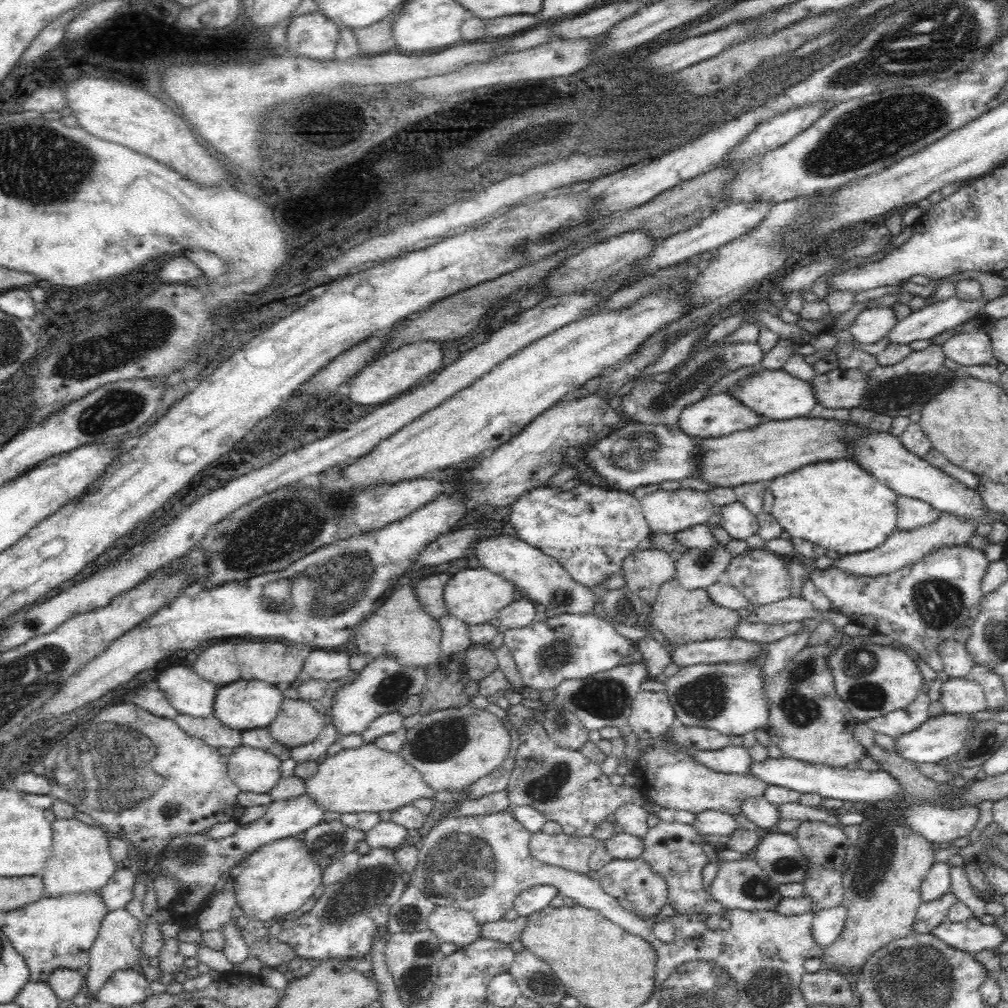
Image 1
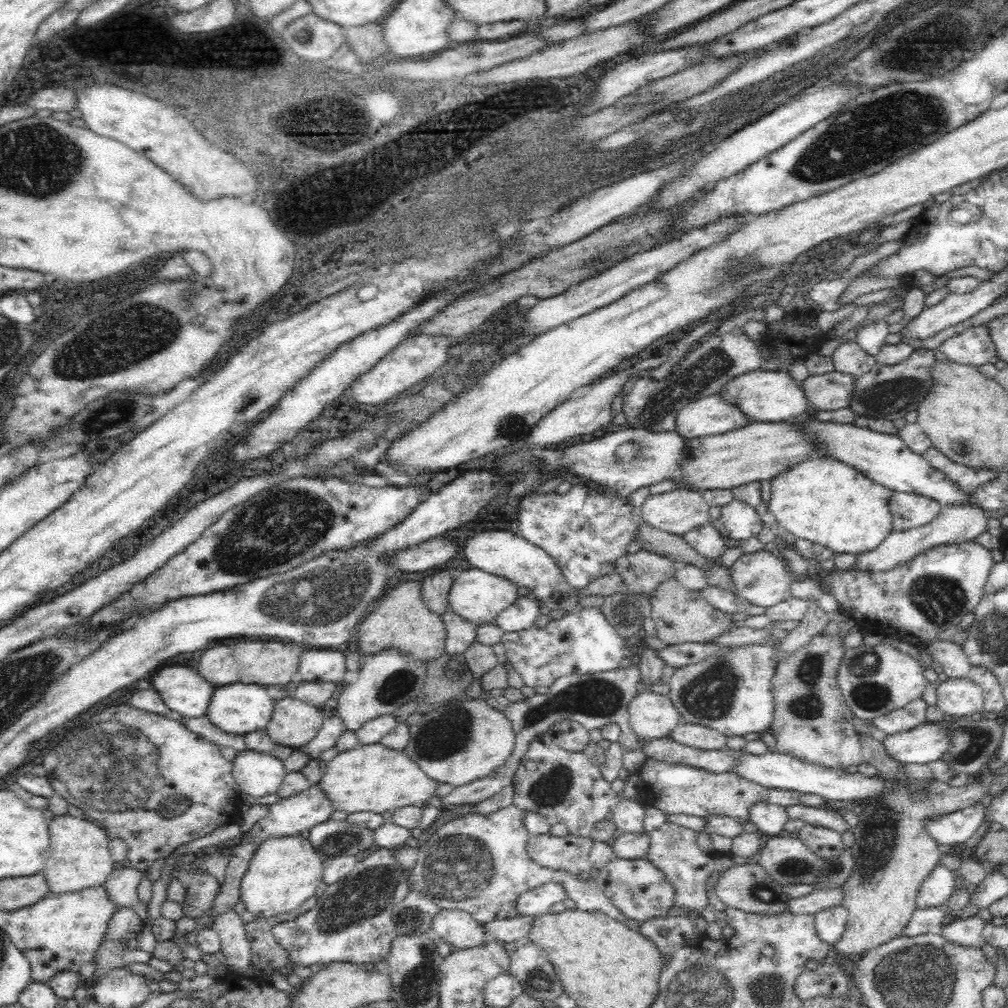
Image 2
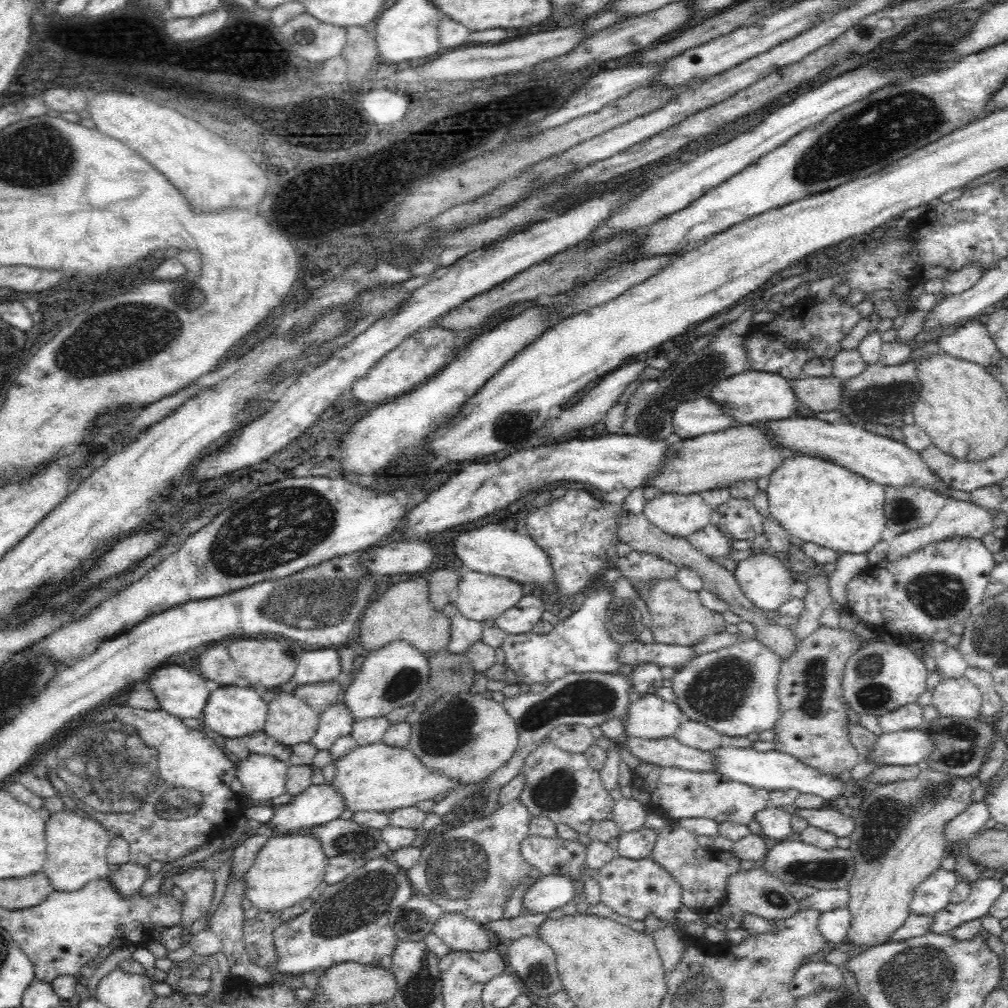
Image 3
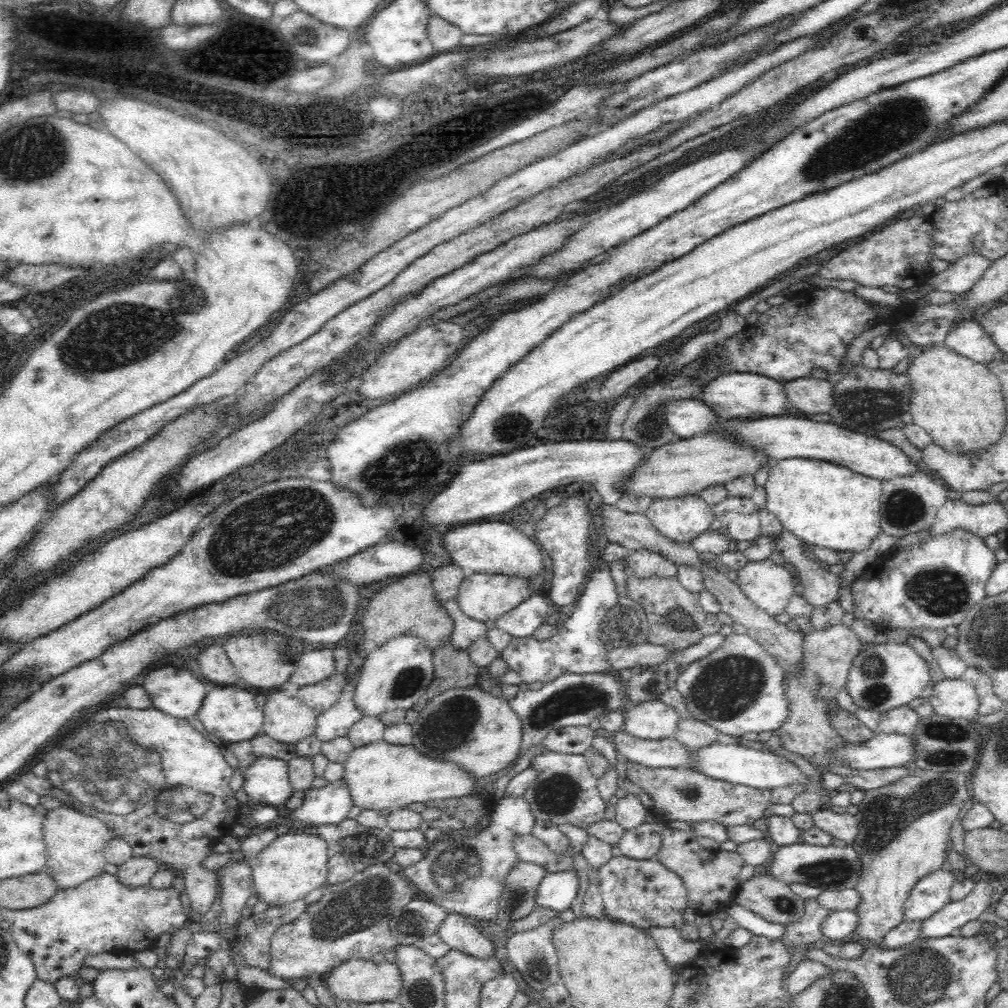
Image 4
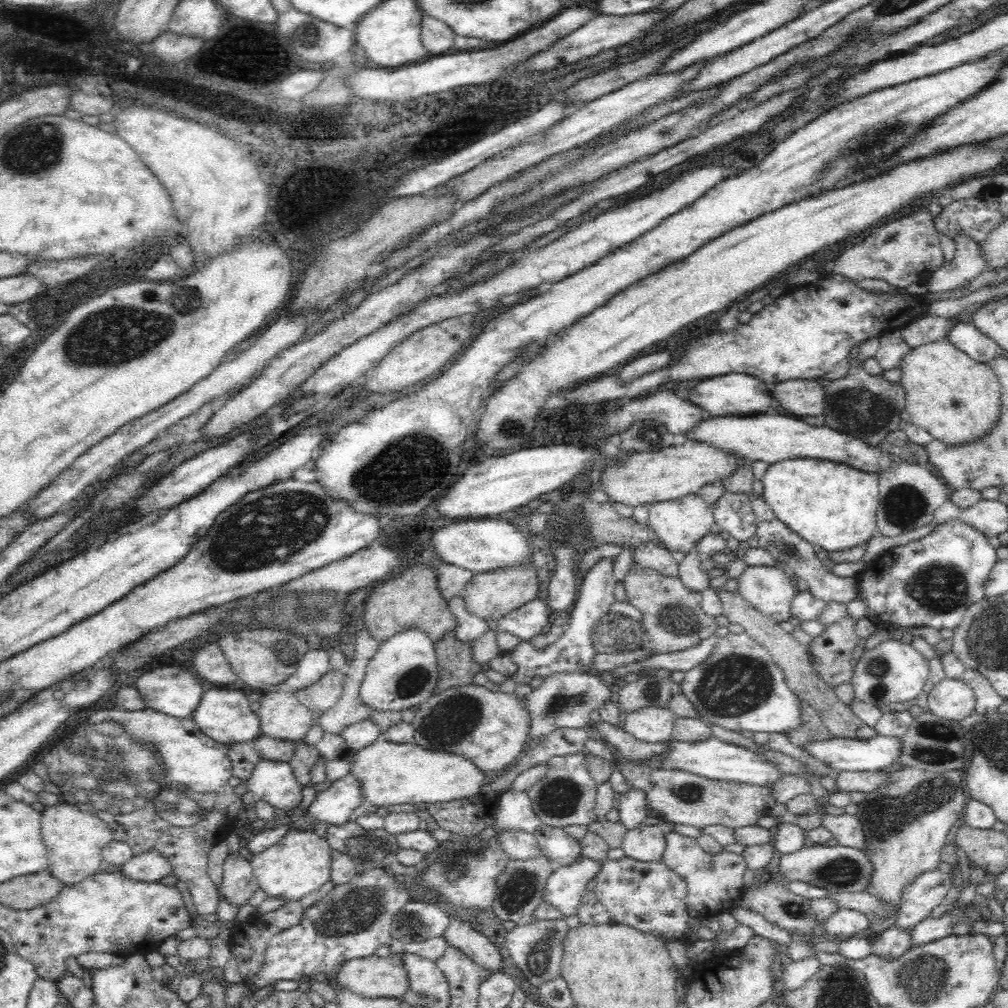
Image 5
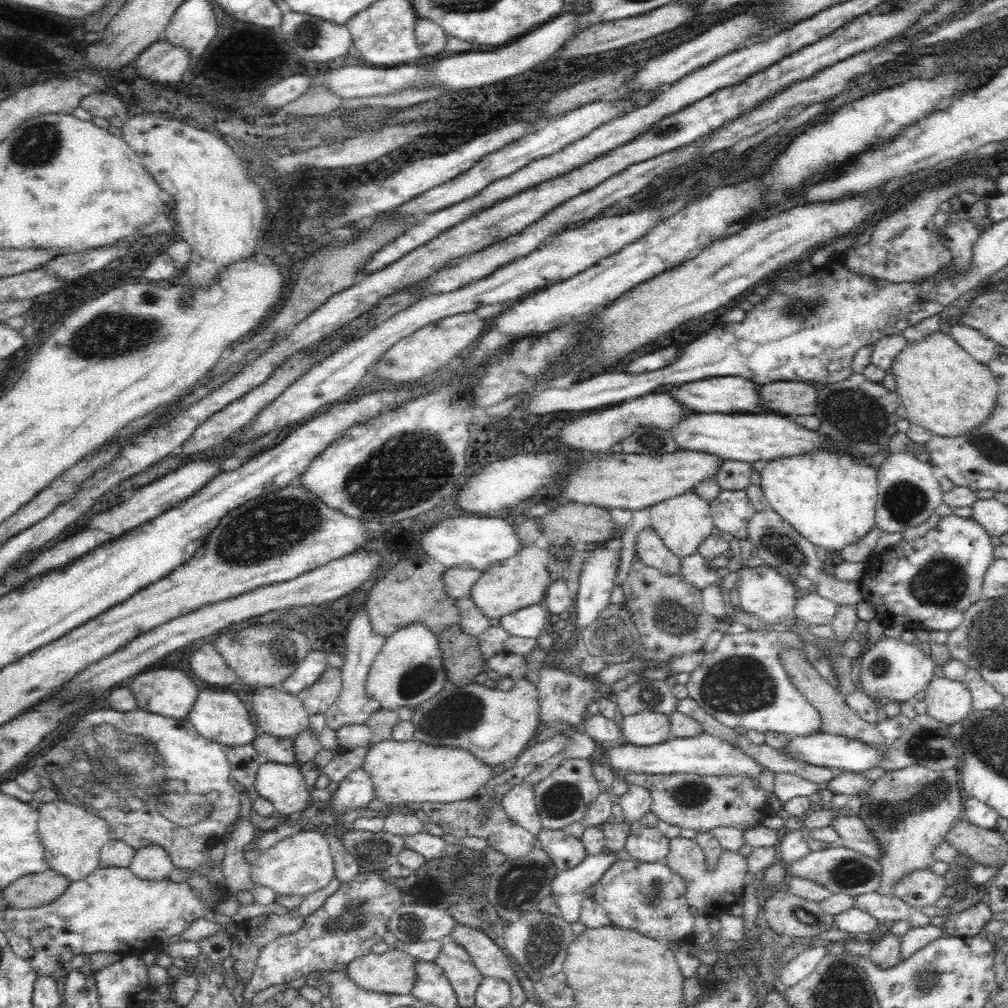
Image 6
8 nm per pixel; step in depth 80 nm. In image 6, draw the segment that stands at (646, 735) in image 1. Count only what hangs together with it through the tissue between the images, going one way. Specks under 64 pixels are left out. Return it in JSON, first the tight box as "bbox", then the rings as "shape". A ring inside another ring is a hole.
{"bbox":[619,709,671,746],"shape":[[[652,709],[619,718],[623,738],[638,746],[652,746],[666,742],[671,736],[668,714]]]}

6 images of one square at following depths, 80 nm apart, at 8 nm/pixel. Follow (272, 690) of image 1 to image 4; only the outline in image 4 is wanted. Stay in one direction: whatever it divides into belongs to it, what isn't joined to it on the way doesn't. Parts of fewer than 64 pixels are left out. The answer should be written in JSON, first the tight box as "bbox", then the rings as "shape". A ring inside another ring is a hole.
{"bbox":[196,686,263,745],"shape":[[[226,686],[208,690],[196,718],[204,724],[209,736],[224,741],[226,745],[232,742],[250,741],[263,730],[263,707],[258,705],[256,696],[244,688]]]}

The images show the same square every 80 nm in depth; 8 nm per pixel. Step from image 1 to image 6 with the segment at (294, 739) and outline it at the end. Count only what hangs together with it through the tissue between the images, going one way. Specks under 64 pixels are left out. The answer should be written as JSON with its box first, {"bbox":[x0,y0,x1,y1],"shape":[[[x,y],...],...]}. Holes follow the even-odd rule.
{"bbox":[246,686,310,739],"shape":[[[277,686],[257,689],[246,700],[254,709],[259,732],[293,739],[309,728],[310,714],[296,695]]]}

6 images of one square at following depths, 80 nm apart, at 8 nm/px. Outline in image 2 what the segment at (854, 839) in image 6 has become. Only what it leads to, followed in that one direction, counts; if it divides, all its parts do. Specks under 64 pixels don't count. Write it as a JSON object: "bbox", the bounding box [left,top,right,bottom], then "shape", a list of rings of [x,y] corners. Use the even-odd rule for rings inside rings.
{"bbox":[785,804,849,834],"shape":[[[792,804],[785,806],[786,815],[789,819],[799,819],[805,824],[811,823],[814,825],[824,826],[838,831],[840,834],[849,830],[849,825],[844,821],[843,811],[837,809],[822,807],[804,806],[803,804]]]}

